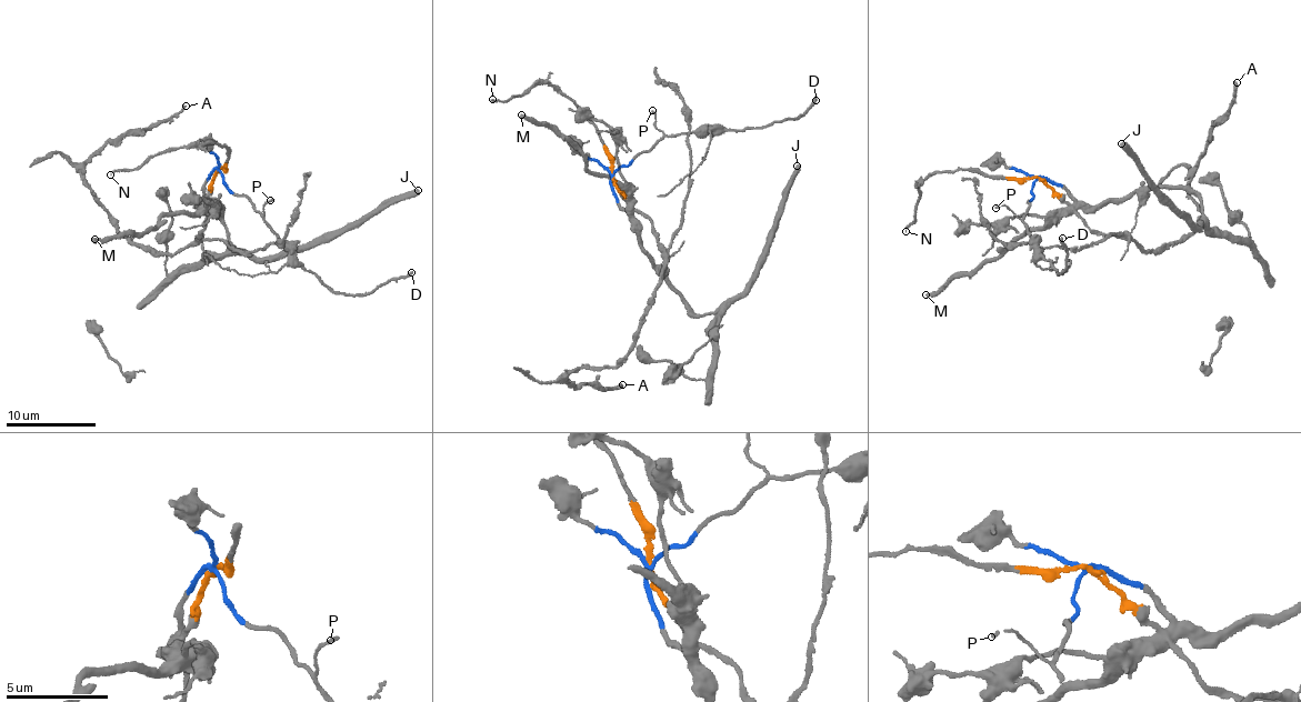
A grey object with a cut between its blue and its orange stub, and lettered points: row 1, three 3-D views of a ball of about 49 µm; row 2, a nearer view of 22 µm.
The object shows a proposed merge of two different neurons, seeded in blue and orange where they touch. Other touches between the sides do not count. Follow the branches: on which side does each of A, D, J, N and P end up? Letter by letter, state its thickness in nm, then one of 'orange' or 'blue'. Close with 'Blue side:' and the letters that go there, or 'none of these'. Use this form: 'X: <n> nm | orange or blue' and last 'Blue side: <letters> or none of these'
A: 200 nm | orange
D: 220 nm | blue
J: 440 nm | blue
N: 120 nm | orange
P: 140 nm | blue
Blue side: D, J, P

